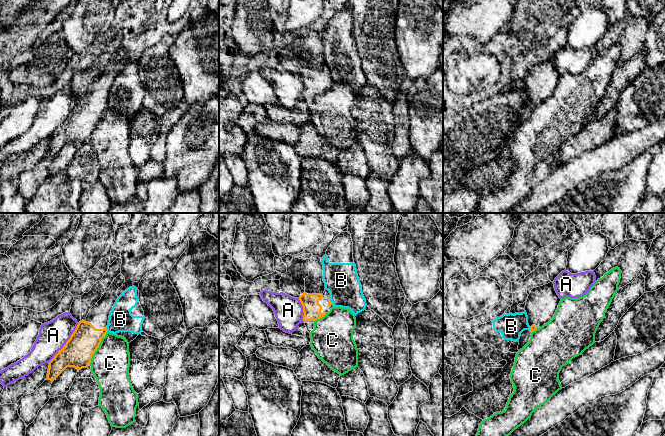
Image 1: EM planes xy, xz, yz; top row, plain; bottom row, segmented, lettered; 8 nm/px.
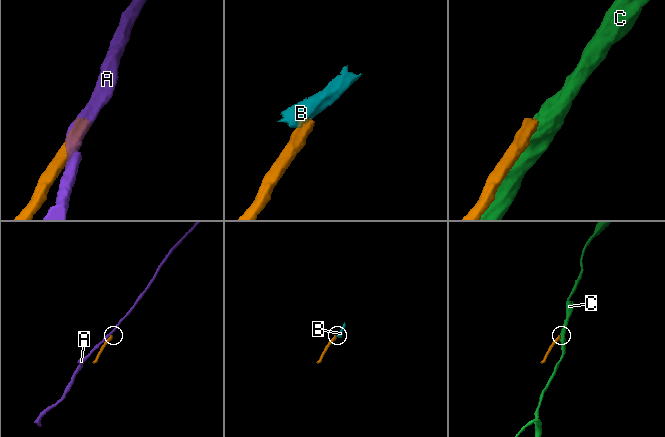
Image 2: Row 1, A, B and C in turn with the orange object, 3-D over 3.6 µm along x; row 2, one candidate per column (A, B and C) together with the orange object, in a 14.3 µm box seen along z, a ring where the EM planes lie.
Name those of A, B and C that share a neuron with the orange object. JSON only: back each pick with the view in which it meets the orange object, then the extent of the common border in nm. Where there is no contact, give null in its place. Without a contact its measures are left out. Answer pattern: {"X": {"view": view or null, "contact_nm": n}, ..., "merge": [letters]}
{"merge": []}

